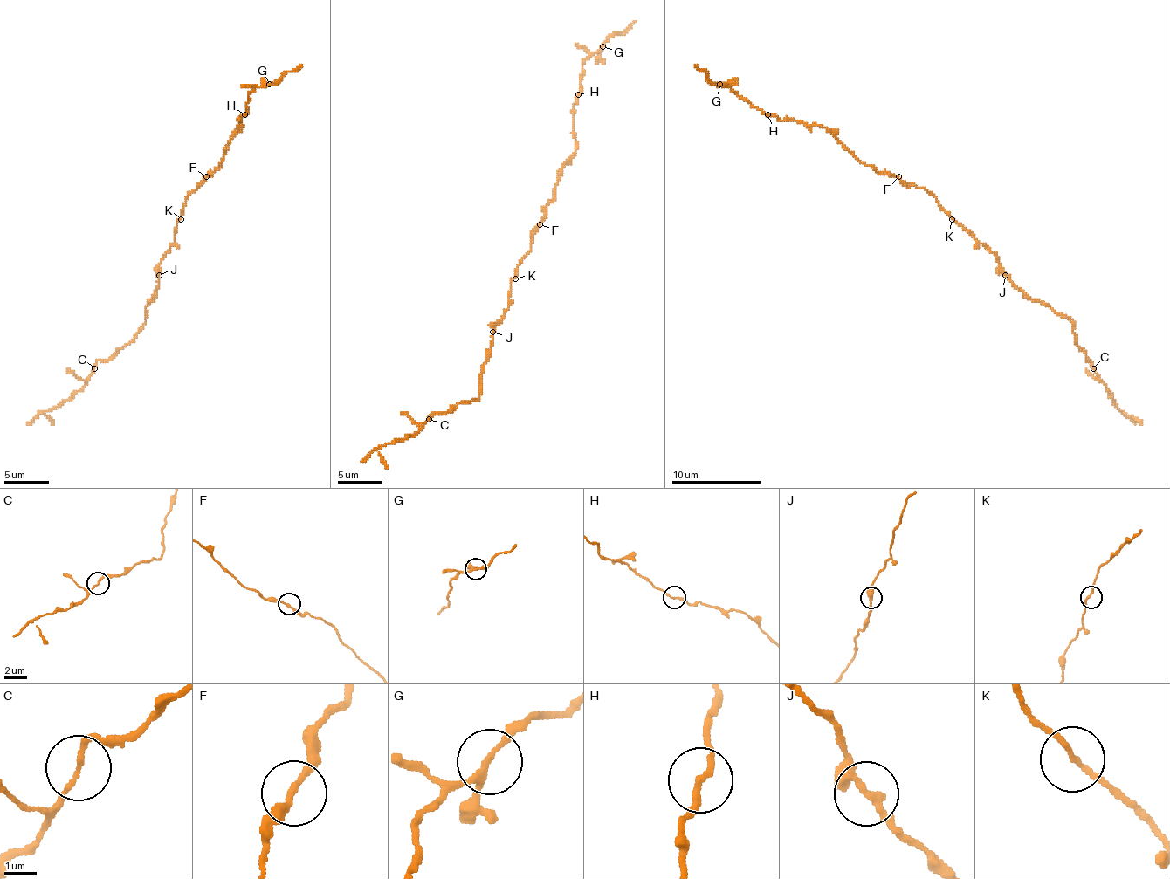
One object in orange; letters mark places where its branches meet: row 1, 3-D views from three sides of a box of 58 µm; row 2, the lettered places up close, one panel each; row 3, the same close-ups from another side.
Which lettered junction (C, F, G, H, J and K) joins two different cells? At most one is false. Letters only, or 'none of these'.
none of these

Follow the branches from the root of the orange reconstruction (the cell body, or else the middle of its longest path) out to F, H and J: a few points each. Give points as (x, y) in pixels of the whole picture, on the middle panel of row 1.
F: (512, 278), (519, 263), (531, 249), (531, 233), (540, 224)
H: (512, 278), (531, 249), (544, 207), (553, 197), (557, 171), (575, 151), (573, 104), (578, 95)
J: (512, 278), (508, 309), (492, 327), (492, 332)

